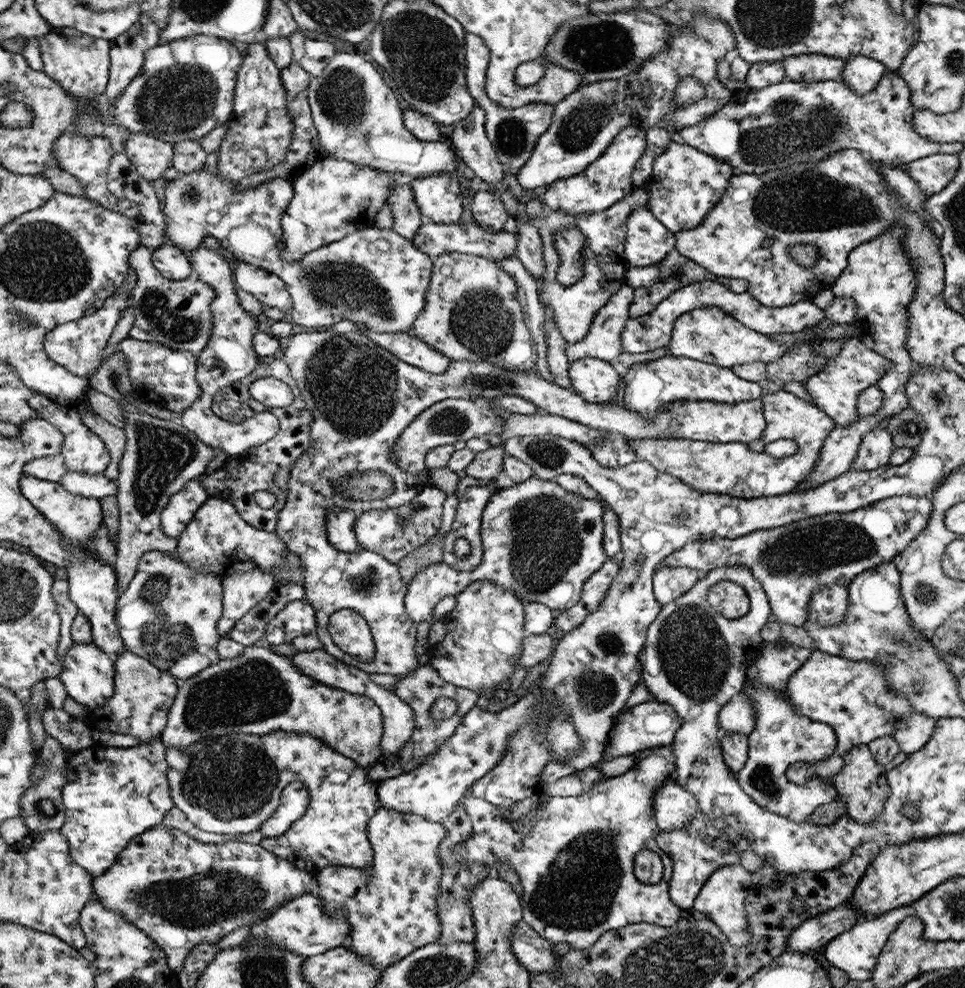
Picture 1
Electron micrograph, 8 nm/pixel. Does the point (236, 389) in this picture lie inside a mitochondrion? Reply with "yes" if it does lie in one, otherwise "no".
no

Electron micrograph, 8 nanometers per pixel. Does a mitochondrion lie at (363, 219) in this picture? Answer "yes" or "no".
no

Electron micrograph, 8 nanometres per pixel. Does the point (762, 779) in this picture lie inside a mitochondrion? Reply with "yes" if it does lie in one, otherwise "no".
yes

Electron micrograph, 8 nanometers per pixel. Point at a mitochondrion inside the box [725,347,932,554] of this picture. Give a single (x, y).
(910, 428)

